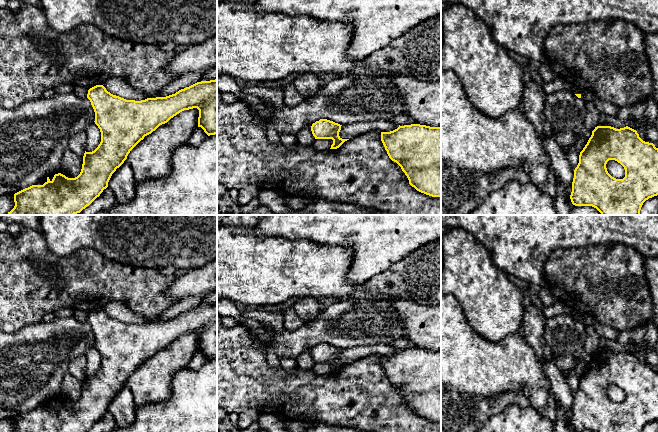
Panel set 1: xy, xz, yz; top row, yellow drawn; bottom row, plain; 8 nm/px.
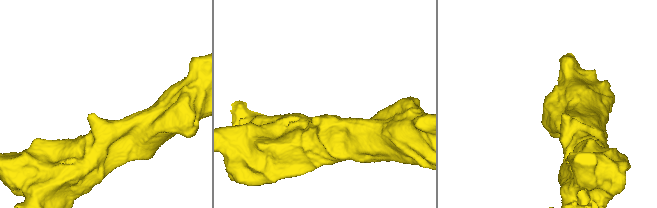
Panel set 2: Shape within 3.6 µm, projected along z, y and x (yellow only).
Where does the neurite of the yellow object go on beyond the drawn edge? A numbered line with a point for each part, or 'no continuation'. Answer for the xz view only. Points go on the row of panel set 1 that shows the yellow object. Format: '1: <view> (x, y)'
no continuation

